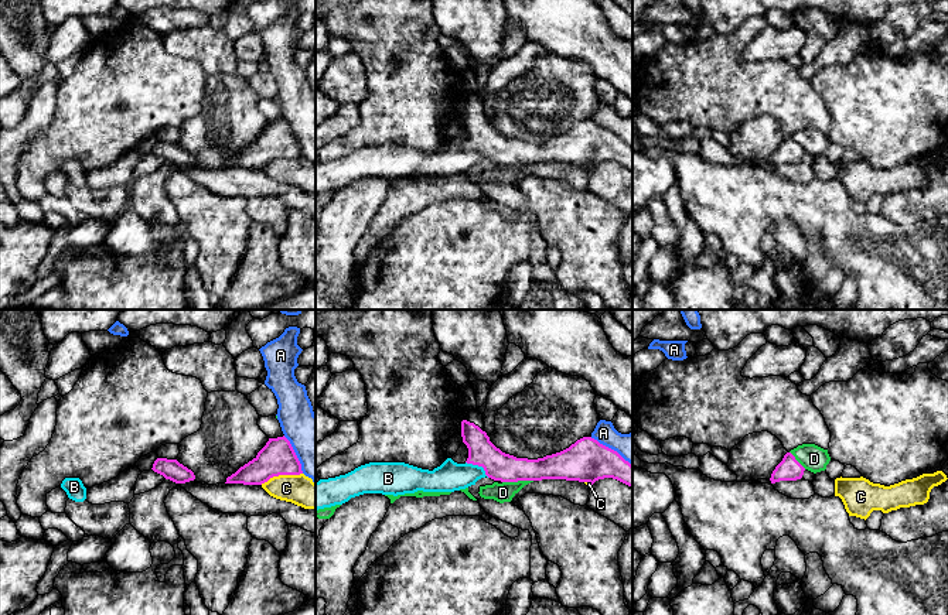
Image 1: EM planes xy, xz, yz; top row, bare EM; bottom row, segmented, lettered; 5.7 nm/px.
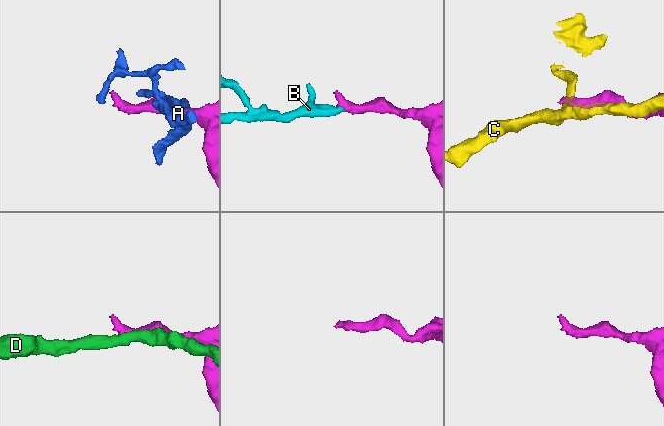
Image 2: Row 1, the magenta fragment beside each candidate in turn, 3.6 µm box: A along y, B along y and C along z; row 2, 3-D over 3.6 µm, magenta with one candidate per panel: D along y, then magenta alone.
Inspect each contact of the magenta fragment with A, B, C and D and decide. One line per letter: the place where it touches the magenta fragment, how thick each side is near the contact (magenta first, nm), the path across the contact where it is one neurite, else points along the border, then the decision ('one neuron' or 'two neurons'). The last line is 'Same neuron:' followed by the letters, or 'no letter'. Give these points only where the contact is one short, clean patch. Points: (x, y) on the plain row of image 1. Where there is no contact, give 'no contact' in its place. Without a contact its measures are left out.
A: xz (610, 132) | 240/160 nm | two neurons
B: xz (478, 149) | 160/170 nm | across xz (498, 149), (478, 149), (469, 157), (449, 160) | one neuron
C: xy (280, 157) | 200/170 nm | two neurons
D: xz (517, 164) | 160/110 nm | two neurons
Same neuron: B

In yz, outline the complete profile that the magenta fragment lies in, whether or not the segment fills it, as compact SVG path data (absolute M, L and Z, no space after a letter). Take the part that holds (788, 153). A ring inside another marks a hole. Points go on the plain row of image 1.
M787 136L782 144L775 150L771 157L771 167L780 164L797 164L804 158L805 151L795 143L791 136Z

